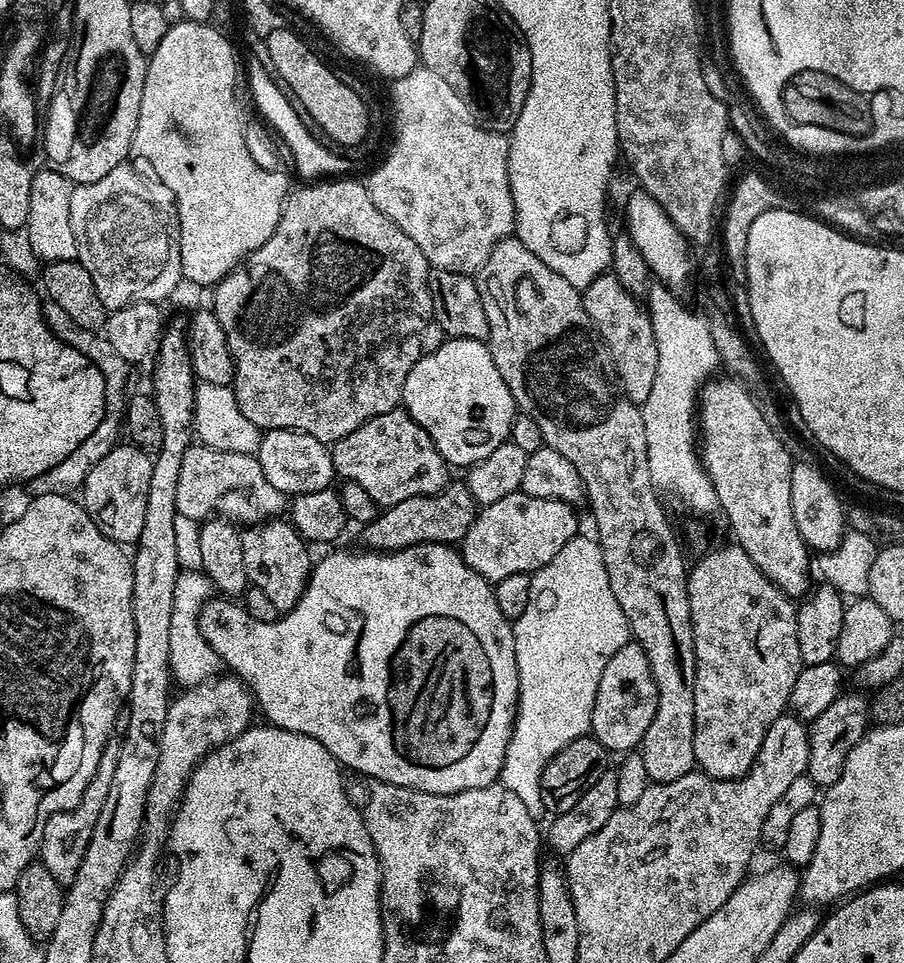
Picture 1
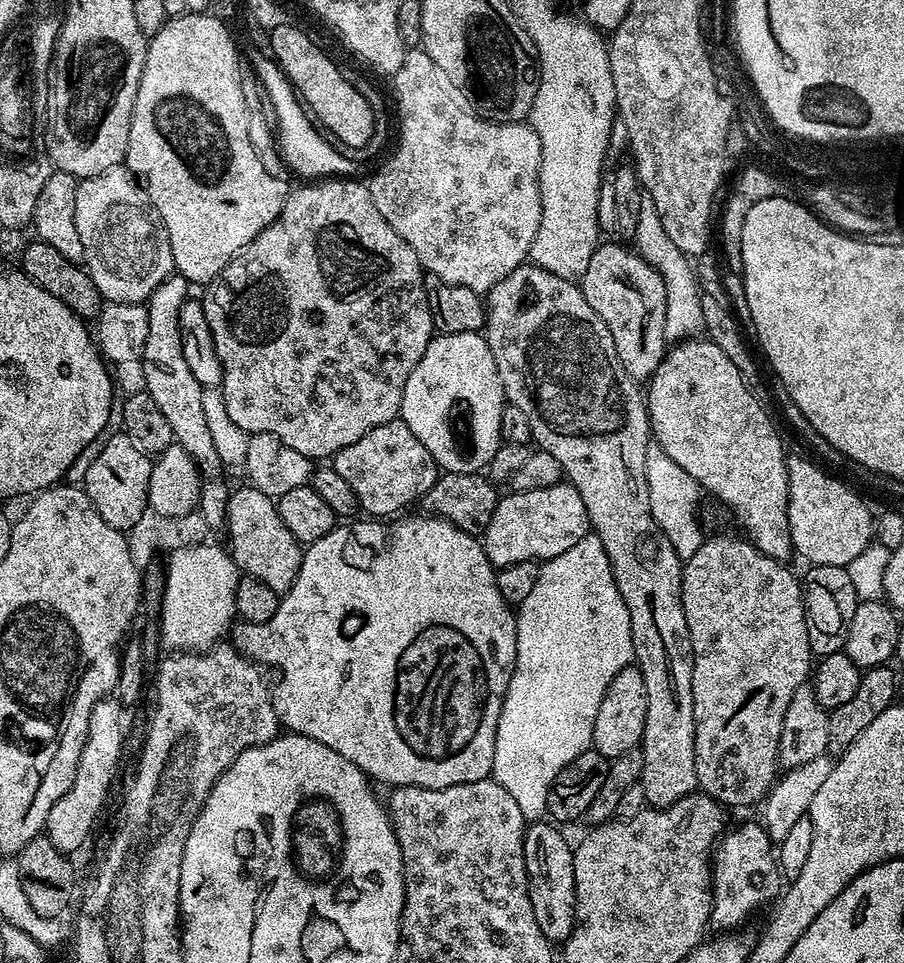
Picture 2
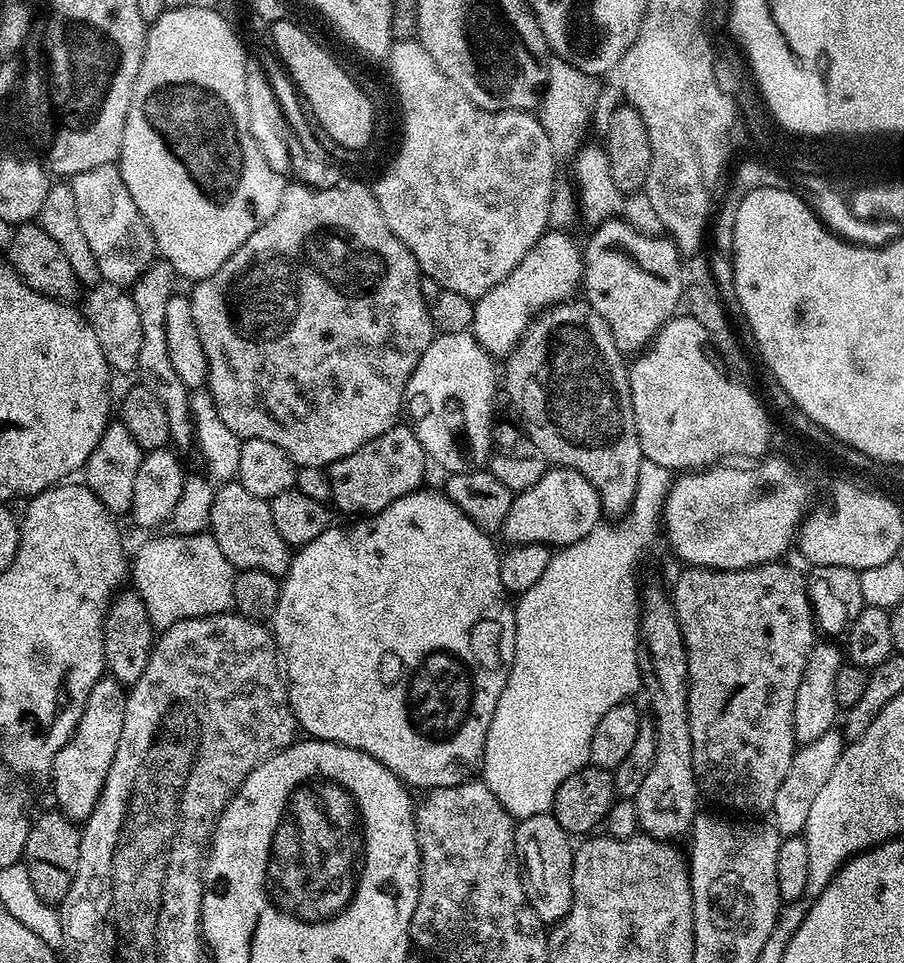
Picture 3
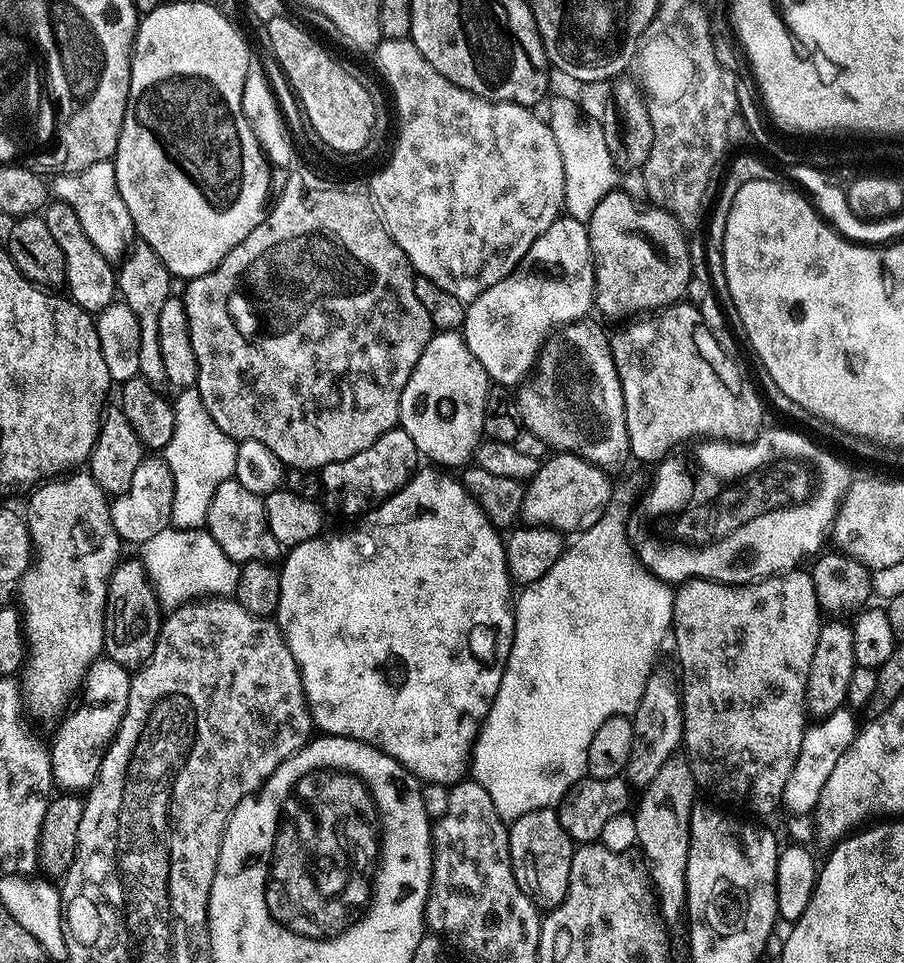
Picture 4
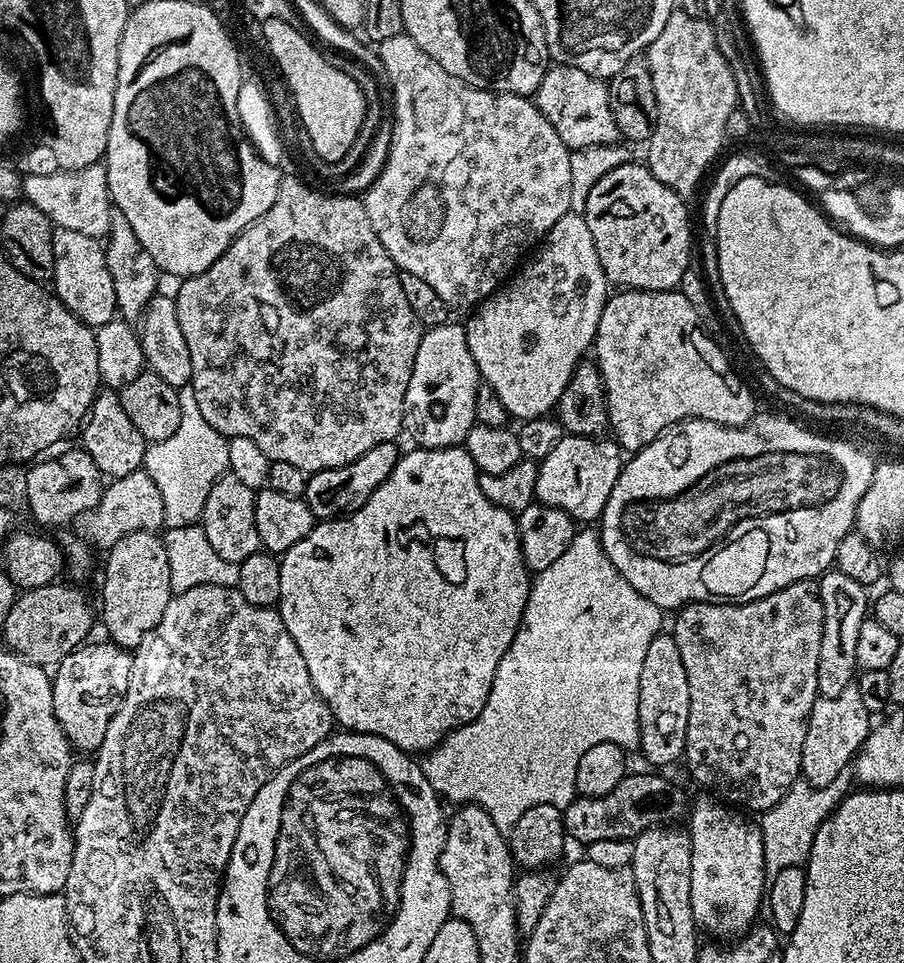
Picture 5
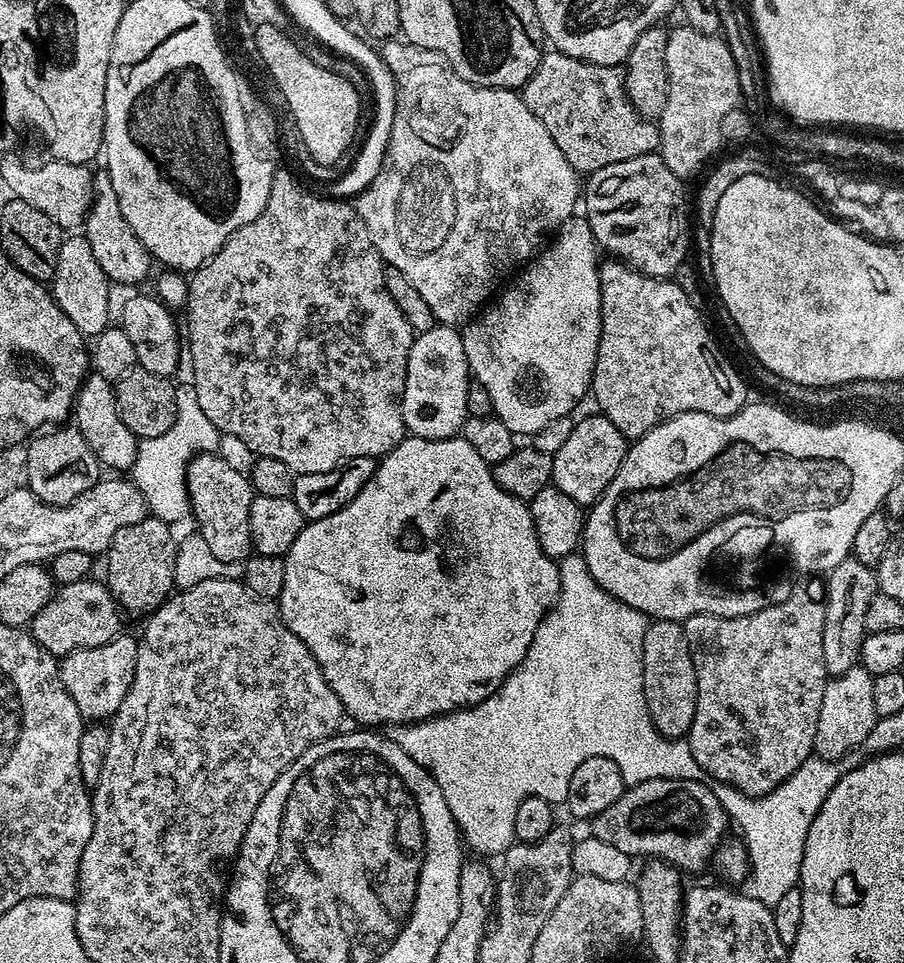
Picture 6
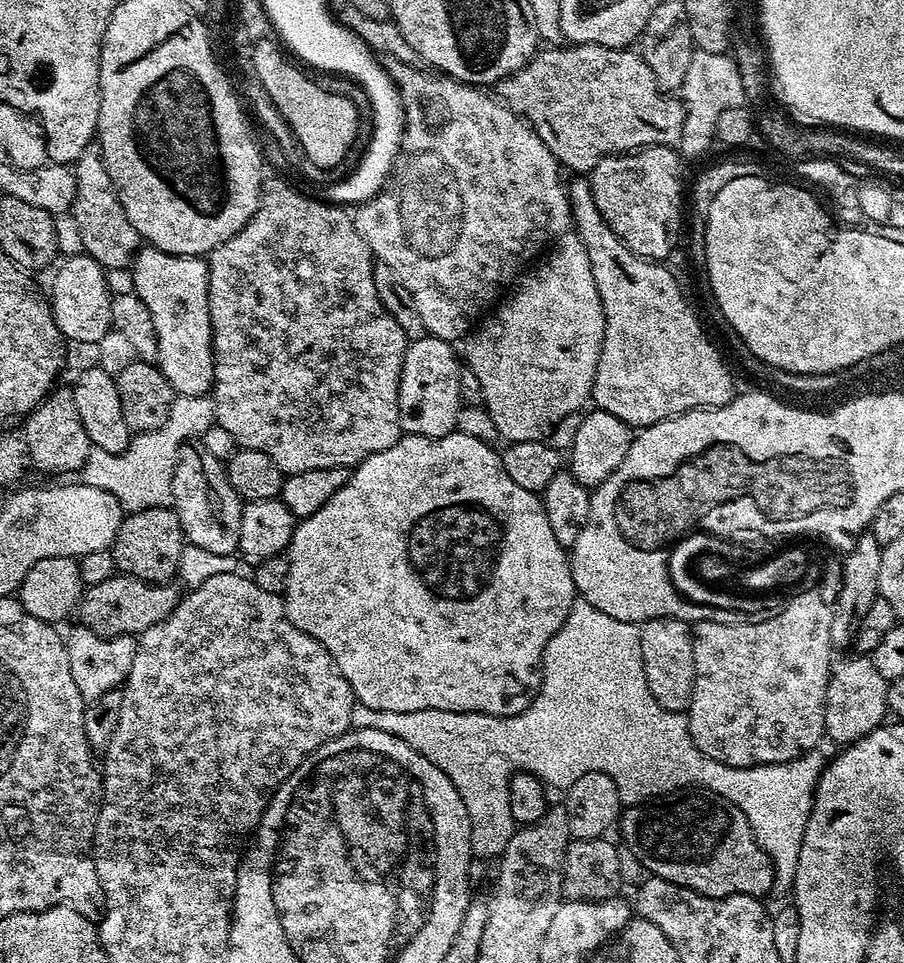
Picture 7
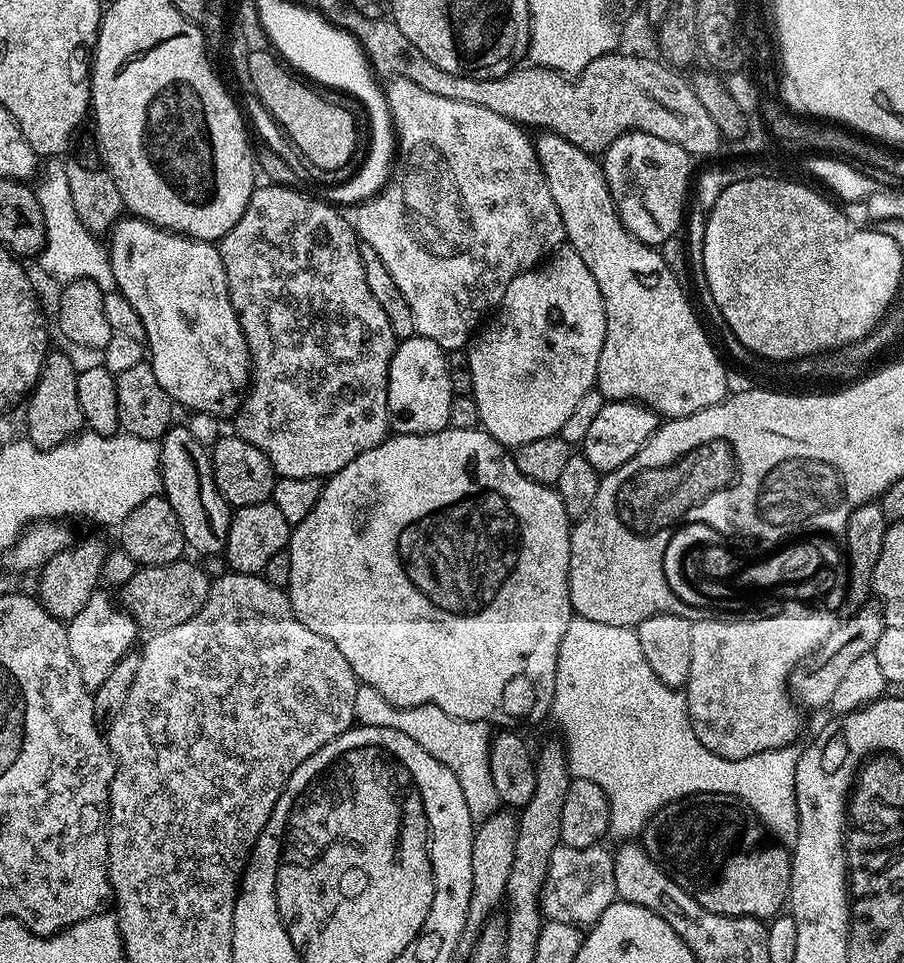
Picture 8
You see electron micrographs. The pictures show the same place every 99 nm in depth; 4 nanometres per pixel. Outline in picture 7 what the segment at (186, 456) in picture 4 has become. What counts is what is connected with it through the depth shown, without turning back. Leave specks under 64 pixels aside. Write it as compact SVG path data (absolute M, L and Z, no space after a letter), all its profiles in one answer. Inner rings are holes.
M177 394L170 406L170 418L166 418L166 422L162 422L162 426L158 430L133 435L126 450L122 450L118 454L106 454L106 450L93 448L82 469L83 483L105 488L110 494L119 498L120 505L126 510L167 508L172 503L172 483L174 482L174 470L176 469L176 459L180 453L180 445L203 437L204 432L210 430L210 426L214 423L216 423L216 415L208 396L181 396Z

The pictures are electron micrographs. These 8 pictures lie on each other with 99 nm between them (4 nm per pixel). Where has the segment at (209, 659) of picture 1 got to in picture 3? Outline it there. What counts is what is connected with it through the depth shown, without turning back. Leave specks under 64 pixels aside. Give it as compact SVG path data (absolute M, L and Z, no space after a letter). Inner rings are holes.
M209 533L167 535L143 541L130 562L133 589L146 606L153 629L161 632L176 621L229 611L233 607L233 578L236 569L222 554L216 540Z

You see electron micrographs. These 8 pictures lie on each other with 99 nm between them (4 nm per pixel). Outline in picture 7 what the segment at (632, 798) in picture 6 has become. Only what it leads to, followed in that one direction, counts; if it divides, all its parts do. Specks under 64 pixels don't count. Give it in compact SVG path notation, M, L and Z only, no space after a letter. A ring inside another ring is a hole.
M677 790L674 792L667 792L661 796L656 796L650 802L643 804L627 805L620 813L618 821L618 829L620 828L620 836L624 839L623 847L629 848L632 851L632 856L636 860L640 860L640 864L644 868L649 868L647 871L653 876L662 878L666 882L674 882L683 888L694 890L703 896L710 898L726 898L734 894L746 894L747 896L754 896L757 898L764 898L772 892L772 860L762 850L762 846L758 846L758 842L754 838L754 834L750 830L750 822L746 822L746 814L742 814L742 810L738 810L738 806L734 806L734 802L726 802L726 798L722 798L713 792L705 792L703 790Z

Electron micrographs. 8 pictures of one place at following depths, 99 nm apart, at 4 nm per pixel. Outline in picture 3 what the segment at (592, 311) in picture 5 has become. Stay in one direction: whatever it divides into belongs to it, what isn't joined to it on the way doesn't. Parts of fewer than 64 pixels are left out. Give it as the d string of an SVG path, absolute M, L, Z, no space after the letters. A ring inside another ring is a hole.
M549 230L494 286L475 301L476 309L470 329L477 342L483 346L493 358L507 357L514 345L520 340L529 324L554 304L563 304L581 291L584 279L584 257L581 245L575 244L564 230Z

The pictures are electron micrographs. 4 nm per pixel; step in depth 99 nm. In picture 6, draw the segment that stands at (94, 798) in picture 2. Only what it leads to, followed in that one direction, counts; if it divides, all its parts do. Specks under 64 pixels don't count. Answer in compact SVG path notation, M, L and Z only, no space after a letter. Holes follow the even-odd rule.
M121 634L106 642L106 646L74 650L59 661L59 666L62 686L74 698L74 706L78 706L85 721L107 721L116 715L134 682L134 670L138 666L137 637Z

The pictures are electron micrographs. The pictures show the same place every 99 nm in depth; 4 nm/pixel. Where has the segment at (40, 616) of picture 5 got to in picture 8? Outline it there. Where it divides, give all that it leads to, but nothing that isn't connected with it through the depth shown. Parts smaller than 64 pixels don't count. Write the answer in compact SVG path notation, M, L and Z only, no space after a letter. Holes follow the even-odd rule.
M181 558L169 564L137 567L134 578L119 588L118 603L137 629L144 631L145 628L145 633L151 634L182 626L182 622L194 618L202 602L206 602L209 587L209 573L191 564L188 558Z

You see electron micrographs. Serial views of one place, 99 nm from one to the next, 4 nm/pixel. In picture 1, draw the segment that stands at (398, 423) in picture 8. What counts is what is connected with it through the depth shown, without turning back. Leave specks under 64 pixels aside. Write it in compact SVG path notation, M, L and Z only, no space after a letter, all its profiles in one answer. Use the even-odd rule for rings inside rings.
M448 338L443 342L445 344L441 348L433 352L425 351L414 370L406 374L402 407L411 414L414 422L418 422L418 426L426 430L426 434L430 434L434 446L448 465L471 466L494 454L494 450L498 450L498 446L511 437L512 419L518 415L516 400L510 394L502 374L498 374L498 366L494 366L494 358L485 341Z

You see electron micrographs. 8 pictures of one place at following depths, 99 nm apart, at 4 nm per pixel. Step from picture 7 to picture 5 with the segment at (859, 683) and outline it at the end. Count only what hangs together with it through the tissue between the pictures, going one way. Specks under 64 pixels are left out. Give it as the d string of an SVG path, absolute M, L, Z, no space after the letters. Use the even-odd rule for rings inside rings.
M855 686L842 690L838 698L820 696L810 710L806 726L806 742L802 742L802 766L800 774L803 783L814 788L830 786L838 774L842 774L855 761L856 754L864 744L870 731L870 714L862 706L862 698Z

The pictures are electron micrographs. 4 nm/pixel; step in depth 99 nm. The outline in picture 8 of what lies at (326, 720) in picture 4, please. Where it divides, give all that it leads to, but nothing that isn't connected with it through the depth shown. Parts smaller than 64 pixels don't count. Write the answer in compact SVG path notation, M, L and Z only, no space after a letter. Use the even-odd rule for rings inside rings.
M446 427L440 432L431 432L421 436L401 436L399 434L389 435L387 440L382 441L378 446L358 454L354 462L342 466L333 476L327 477L323 481L318 502L314 502L314 510L306 514L302 523L295 525L292 530L292 536L288 539L287 553L290 558L290 582L286 589L288 601L292 607L292 613L306 626L306 630L314 630L314 634L322 634L322 638L330 638L334 646L350 662L350 670L354 670L357 681L366 686L374 686L386 702L390 702L395 708L413 708L423 704L433 704L438 706L438 710L446 710L454 718L463 720L479 720L481 724L489 726L499 726L501 729L508 730L513 726L520 726L523 720L528 720L533 716L540 720L543 716L547 717L552 710L552 699L556 693L556 667L558 666L558 646L562 646L562 634L566 634L566 626L570 626L574 615L572 603L570 602L570 590L568 589L568 567L570 566L570 538L572 537L572 528L566 514L566 506L562 506L562 498L558 495L555 487L539 484L522 474L518 470L513 453L505 445L500 444L489 432L480 428L454 428Z

